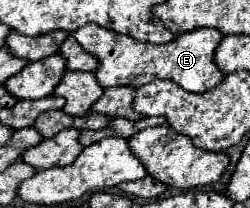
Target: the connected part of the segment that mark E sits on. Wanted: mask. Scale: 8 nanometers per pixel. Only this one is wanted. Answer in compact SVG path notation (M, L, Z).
M84 25L74 33L80 47L94 55L98 59L98 69L94 71L96 81L100 87L142 87L154 79L170 79L176 85L180 85L184 91L190 93L204 93L212 87L216 87L224 75L214 63L214 51L218 43L222 41L220 31L216 29L196 29L184 35L178 35L168 45L150 45L136 39L130 39L128 35L120 35L112 29L104 29L100 25Z

